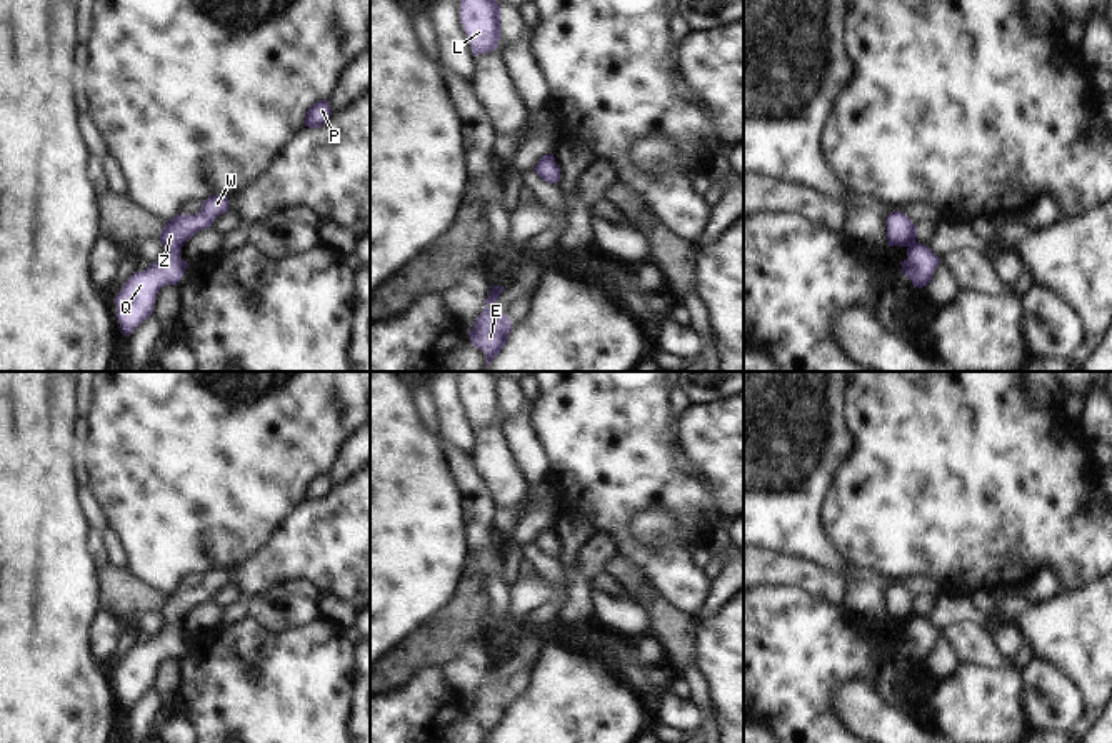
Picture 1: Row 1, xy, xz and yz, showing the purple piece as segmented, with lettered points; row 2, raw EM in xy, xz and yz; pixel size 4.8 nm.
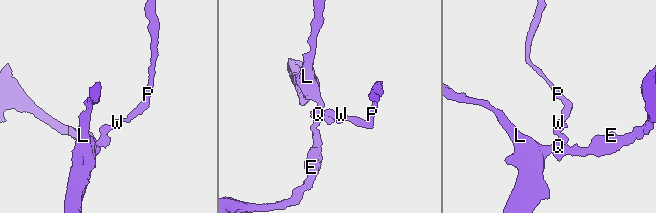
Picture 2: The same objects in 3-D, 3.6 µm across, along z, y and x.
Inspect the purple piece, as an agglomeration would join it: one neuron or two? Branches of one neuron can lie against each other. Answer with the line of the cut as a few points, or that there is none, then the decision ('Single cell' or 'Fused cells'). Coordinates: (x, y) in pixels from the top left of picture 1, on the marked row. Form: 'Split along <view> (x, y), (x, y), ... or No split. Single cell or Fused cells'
No split. Single cell

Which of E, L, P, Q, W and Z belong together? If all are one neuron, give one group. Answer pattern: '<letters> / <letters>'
E L P Q W Z

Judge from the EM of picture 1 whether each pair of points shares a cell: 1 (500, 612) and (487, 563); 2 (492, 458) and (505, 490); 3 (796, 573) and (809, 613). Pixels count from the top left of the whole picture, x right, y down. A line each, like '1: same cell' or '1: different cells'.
1: same cell
2: same cell
3: different cells

